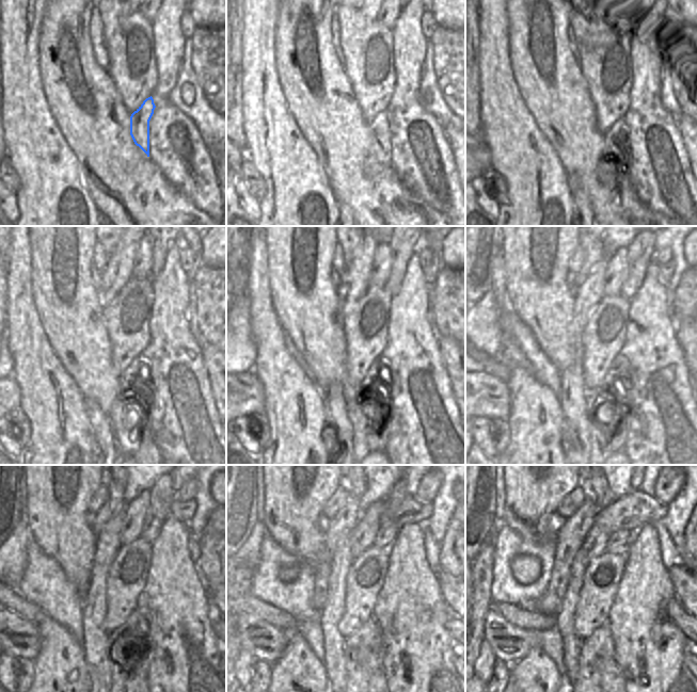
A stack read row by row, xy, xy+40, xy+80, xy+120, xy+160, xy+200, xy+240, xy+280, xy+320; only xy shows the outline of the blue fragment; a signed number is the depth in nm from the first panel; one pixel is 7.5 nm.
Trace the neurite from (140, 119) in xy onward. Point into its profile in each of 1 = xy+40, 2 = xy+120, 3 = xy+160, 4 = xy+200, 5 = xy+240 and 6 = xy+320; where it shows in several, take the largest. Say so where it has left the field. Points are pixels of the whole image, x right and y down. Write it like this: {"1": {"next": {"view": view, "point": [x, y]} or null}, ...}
{"1": {"next": {"view": "xy+40", "point": [379, 133]}}, "2": {"next": {"view": "xy+120", "point": [137, 374]}}, "3": {"next": {"view": "xy+160", "point": [377, 388]}}, "4": {"next": {"view": "xy+200", "point": [615, 390]}}, "5": {"next": {"view": "xy+240", "point": [135, 630]}}, "6": {"next": {"view": "xy+320", "point": [597, 648]}}}

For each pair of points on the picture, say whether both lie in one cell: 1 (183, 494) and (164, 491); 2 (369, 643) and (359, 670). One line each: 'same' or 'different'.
1: different
2: same

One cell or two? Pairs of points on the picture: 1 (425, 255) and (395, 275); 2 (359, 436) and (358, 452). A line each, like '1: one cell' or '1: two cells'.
1: two cells
2: one cell

